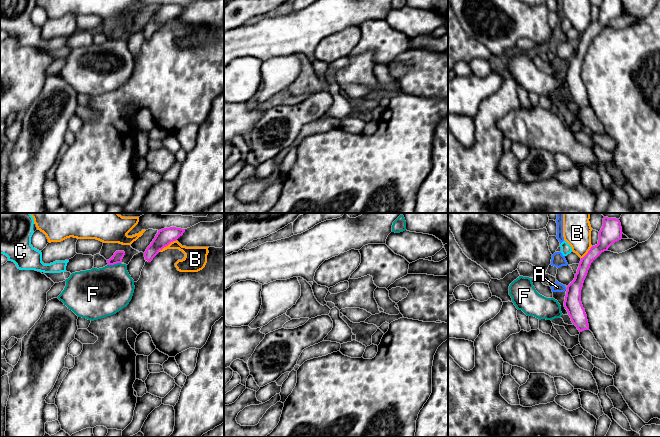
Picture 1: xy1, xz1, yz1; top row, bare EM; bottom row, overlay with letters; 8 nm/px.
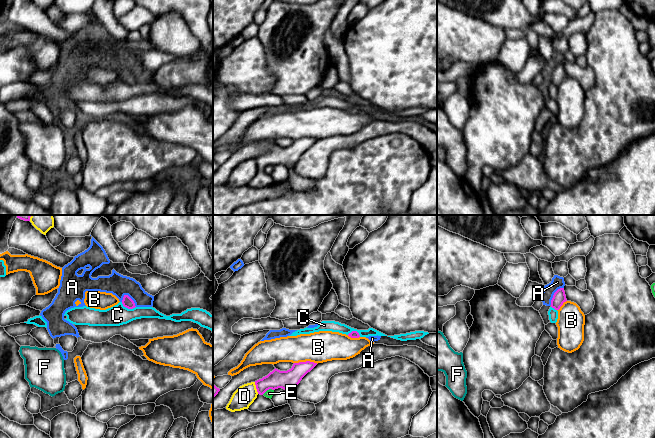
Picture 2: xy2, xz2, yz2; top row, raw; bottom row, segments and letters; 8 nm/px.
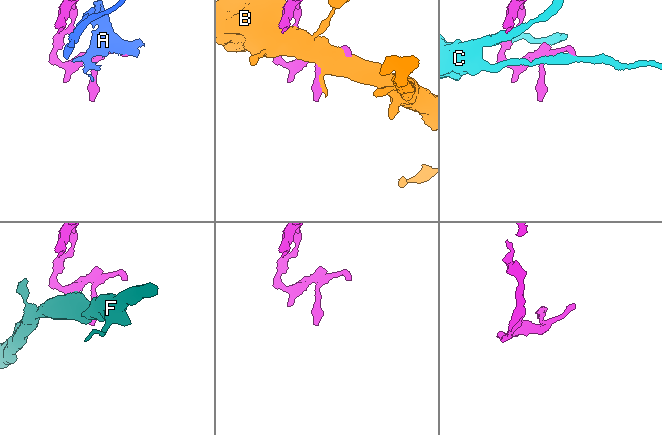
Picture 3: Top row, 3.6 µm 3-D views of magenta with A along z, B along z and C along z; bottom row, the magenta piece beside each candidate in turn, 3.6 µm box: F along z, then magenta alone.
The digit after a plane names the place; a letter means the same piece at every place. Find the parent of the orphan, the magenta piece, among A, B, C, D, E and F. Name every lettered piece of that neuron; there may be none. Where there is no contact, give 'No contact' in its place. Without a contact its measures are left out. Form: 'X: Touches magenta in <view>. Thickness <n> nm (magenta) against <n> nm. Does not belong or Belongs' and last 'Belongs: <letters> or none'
A: Touches magenta in xy2. Thickness 90 nm (magenta) against 170 nm. Does not belong
B: Touches magenta in xz2. Thickness 160 nm (magenta) against 260 nm. Does not belong
C: Touches magenta in xy2. Thickness 90 nm (magenta) against 160 nm. Does not belong
D: Touches magenta in xz2. Thickness 150 nm (magenta) against 170 nm. Does not belong
E: Touches magenta in xz2. Thickness 160 nm (magenta) against 60 nm. Does not belong
F: Touches magenta in xy1. Thickness 80 nm (magenta) against 380 nm. Does not belong
Belongs: none

